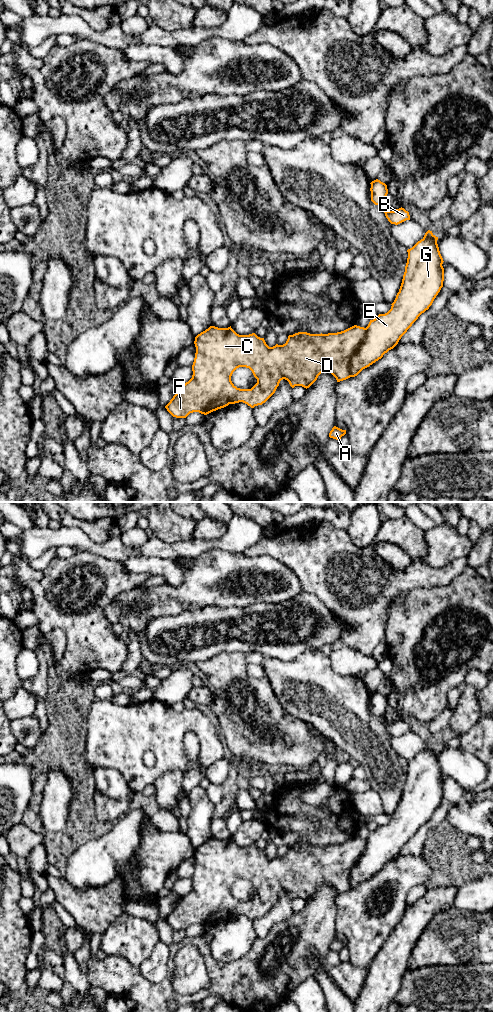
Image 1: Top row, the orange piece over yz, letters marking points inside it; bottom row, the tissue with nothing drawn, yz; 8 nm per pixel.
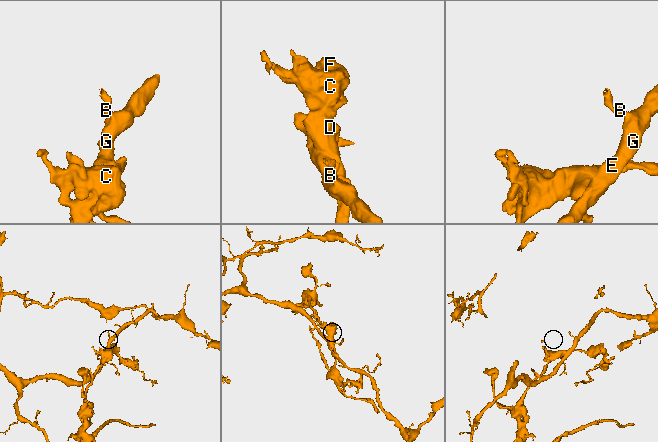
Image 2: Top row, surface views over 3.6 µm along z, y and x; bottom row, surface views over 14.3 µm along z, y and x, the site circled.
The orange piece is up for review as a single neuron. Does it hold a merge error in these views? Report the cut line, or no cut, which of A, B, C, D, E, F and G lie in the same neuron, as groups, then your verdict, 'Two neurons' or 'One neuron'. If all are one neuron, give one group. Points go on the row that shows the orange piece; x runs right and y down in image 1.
Split along yz (366, 328), (363, 342), (351, 357), (350, 376). Groups: A B E G / C D F. Two neurons

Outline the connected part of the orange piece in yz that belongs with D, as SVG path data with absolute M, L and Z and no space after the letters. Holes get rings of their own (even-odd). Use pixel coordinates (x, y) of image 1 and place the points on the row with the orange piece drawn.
M354 325L337 333L298 332L289 335L285 344L269 347L264 338L255 333L239 335L231 326L210 326L195 337L196 353L192 365L192 378L179 387L165 408L176 418L186 418L193 412L207 415L239 402L254 408L265 403L283 379L287 380L292 388L302 386L306 389L324 372L331 373L337 382L346 380L351 377L351 357L363 343L365 336L366 328ZM239 367L249 368L257 379L257 383L251 389L240 389L232 383L231 376Z

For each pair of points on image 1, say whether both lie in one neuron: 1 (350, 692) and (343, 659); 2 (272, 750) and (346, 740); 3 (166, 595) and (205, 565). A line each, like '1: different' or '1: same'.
1: different
2: different
3: same

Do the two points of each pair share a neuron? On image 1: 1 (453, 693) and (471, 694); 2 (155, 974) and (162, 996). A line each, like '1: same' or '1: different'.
1: different
2: different

